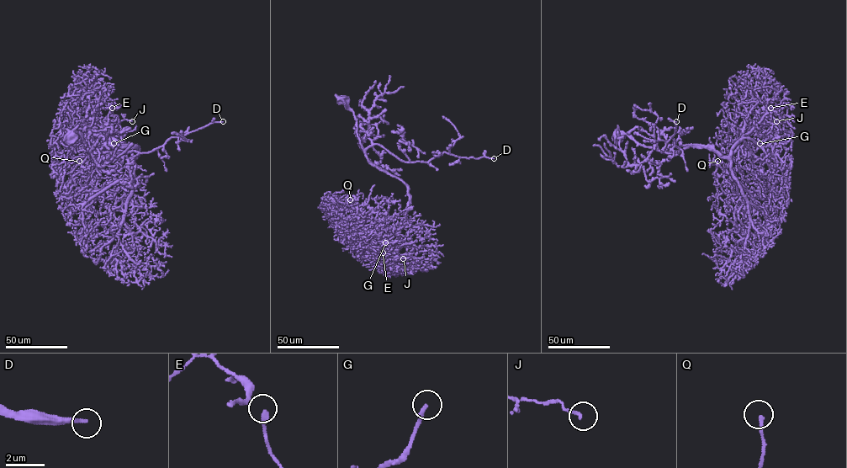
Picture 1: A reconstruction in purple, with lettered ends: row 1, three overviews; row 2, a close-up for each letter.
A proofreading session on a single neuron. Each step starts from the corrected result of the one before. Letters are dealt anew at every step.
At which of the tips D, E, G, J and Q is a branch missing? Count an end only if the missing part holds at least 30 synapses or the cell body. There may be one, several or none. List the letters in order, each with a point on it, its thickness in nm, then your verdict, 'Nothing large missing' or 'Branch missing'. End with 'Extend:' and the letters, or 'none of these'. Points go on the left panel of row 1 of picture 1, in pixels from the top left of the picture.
D: Place: (223, 121). Thickness 240 nm. Branch missing
E: Place: (112, 108). Thickness 220 nm. Nothing large missing
G: Place: (113, 143). Thickness 200 nm. Nothing large missing
J: Place: (132, 121). Thickness 150 nm. Nothing large missing
Q: Place: (79, 161). Thickness 190 nm. Nothing large missing
Extend: D

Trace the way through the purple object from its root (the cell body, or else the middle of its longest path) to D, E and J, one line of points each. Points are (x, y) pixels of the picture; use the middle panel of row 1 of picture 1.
D: (343, 99), (365, 156), (379, 169), (365, 152), (374, 144), (405, 162), (444, 152), (494, 158)
E: (343, 99), (365, 156), (407, 188), (407, 208), (367, 236), (373, 267), (388, 262), (383, 252)
J: (343, 99), (365, 156), (399, 178), (409, 196), (407, 208), (373, 242), (371, 256), (388, 268), (403, 258)

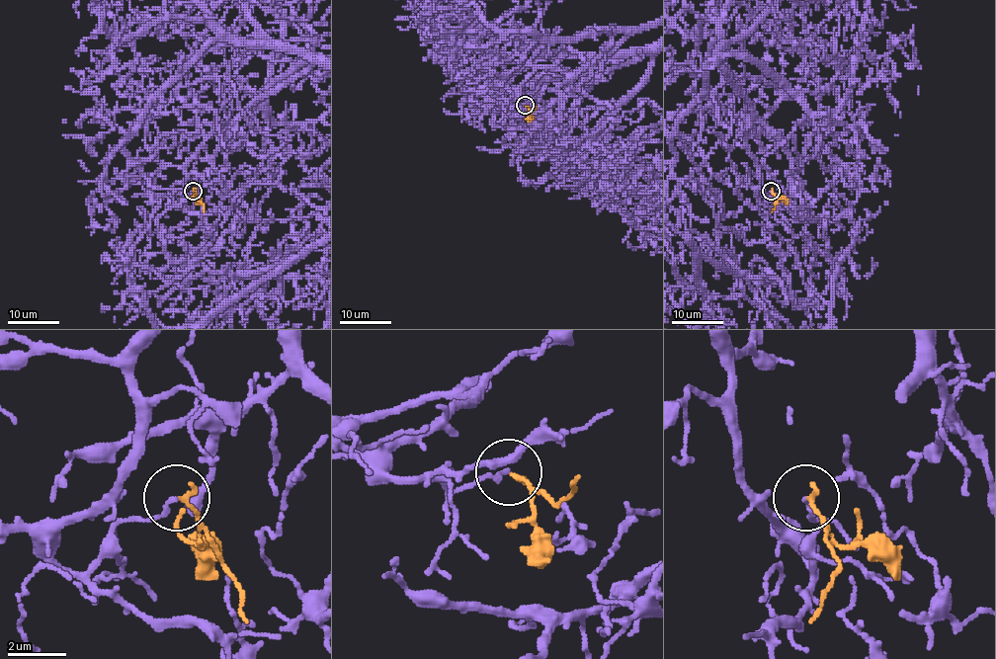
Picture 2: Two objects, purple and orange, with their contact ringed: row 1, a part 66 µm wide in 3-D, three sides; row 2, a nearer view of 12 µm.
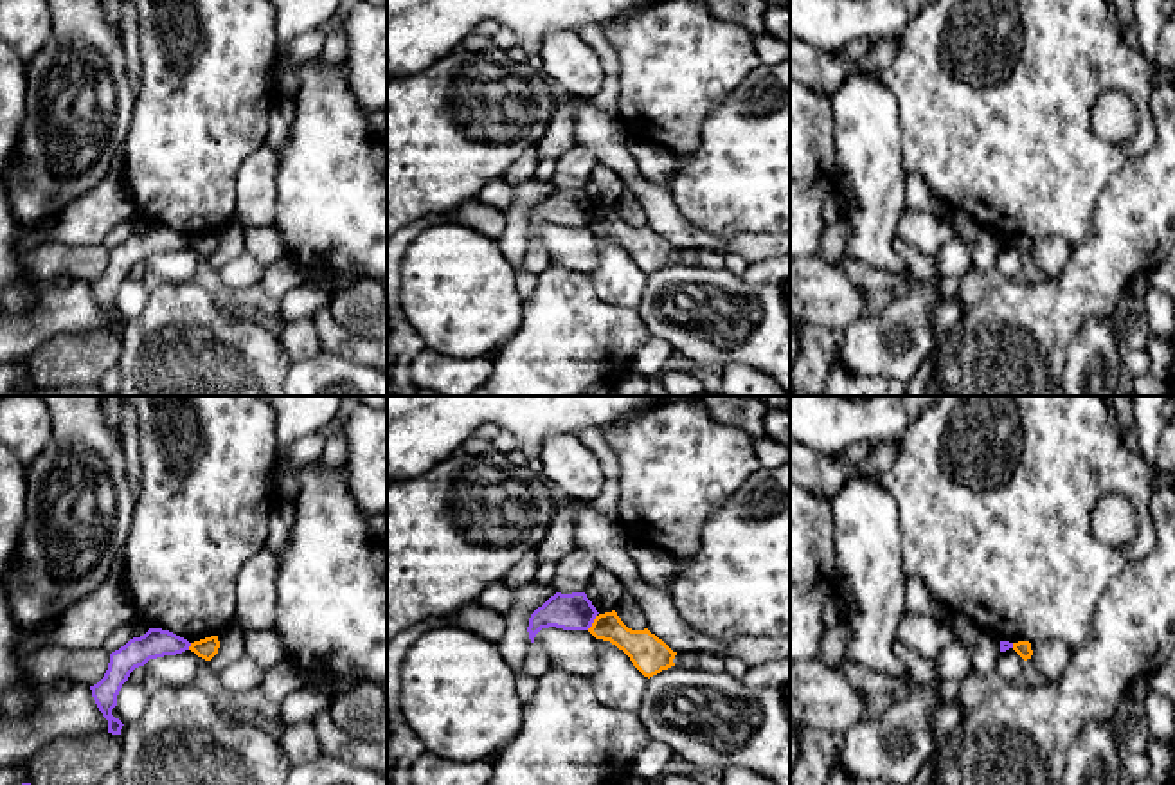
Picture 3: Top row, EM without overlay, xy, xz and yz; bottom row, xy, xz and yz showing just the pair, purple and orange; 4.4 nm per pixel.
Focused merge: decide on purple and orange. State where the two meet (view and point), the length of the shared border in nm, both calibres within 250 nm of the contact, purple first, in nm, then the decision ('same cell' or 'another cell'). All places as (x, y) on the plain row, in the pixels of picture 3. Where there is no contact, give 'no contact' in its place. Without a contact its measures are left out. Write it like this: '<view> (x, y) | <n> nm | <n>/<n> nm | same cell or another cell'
xz (592, 218) | 80 nm | 160/150 nm | another cell

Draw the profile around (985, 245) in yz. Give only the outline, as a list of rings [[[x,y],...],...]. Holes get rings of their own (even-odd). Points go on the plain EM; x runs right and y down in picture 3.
[[[941,207],[939,214],[955,229],[955,234],[972,248],[973,268],[995,275],[1000,238],[982,227],[964,209]]]

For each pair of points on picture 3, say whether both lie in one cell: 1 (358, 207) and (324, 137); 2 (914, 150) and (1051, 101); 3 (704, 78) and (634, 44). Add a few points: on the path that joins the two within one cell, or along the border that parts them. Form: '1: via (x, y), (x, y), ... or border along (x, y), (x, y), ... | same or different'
1: via (340, 189), (330, 170), (330, 155) | same
2: via (949, 135), (981, 121), (1001, 101), (1017, 101) | same
3: via (686, 62), (679, 62), (672, 54), (652, 47) | same

